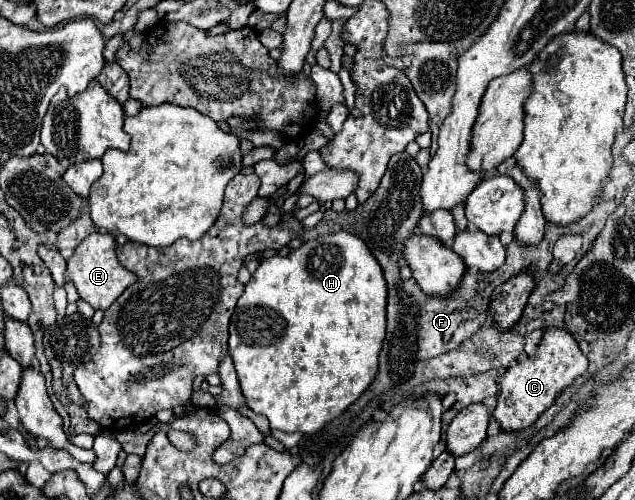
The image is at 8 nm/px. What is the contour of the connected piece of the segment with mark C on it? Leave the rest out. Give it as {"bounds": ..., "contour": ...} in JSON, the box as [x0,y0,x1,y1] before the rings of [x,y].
{"bounds":[493,327,589,431],"contour":[[[549,327],[537,347],[535,357],[521,357],[515,367],[507,369],[499,379],[499,401],[493,409],[493,417],[499,423],[501,431],[519,431],[533,425],[539,415],[549,409],[557,395],[573,385],[577,377],[583,377],[589,369],[587,357],[579,351],[575,339],[563,331]]]}

